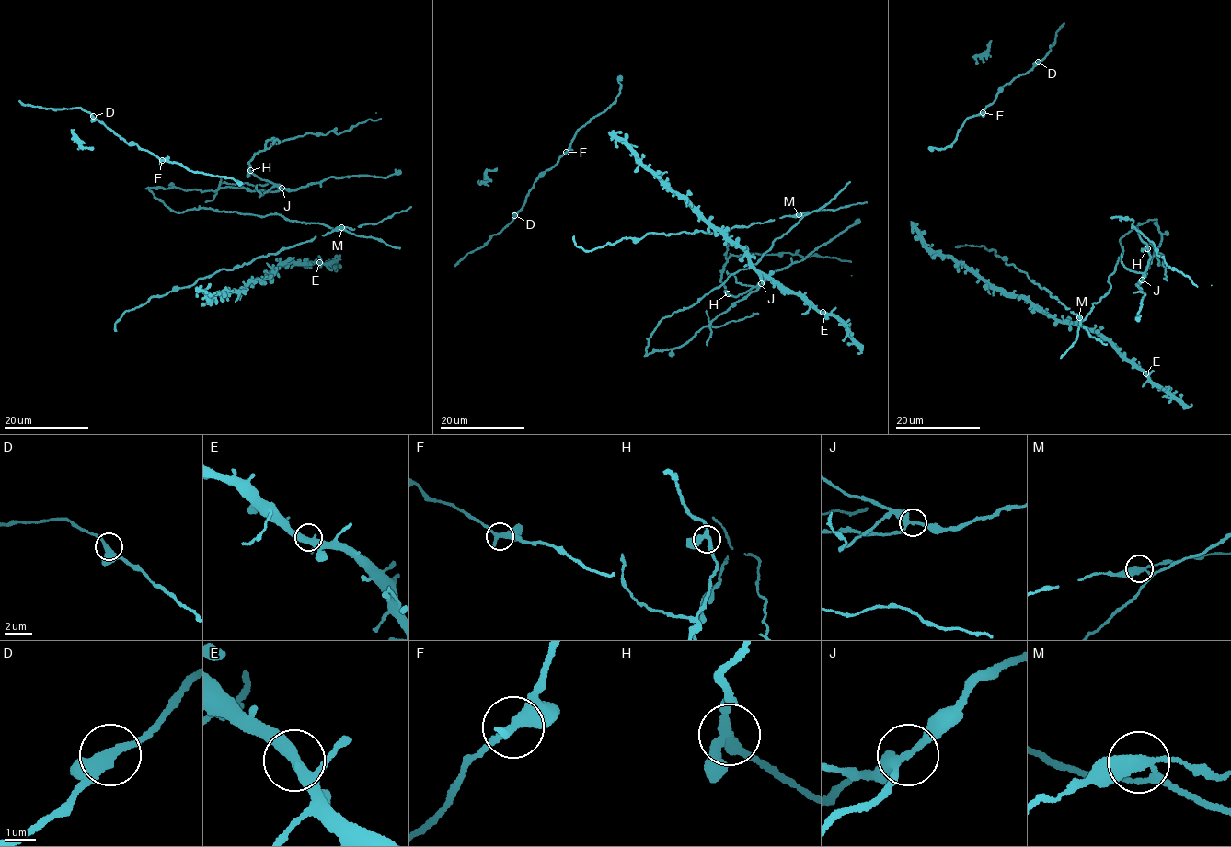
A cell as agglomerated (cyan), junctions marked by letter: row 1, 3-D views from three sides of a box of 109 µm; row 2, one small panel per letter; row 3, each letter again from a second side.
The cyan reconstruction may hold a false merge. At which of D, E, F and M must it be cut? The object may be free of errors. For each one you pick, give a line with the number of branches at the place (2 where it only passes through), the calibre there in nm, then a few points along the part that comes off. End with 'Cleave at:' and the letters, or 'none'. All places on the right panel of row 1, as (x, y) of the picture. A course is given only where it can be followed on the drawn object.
M: Branches: 3. Thickness 340 nm
Cleave at: M

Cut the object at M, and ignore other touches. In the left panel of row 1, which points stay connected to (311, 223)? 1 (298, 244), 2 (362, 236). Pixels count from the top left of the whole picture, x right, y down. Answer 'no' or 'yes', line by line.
1: no
2: yes

